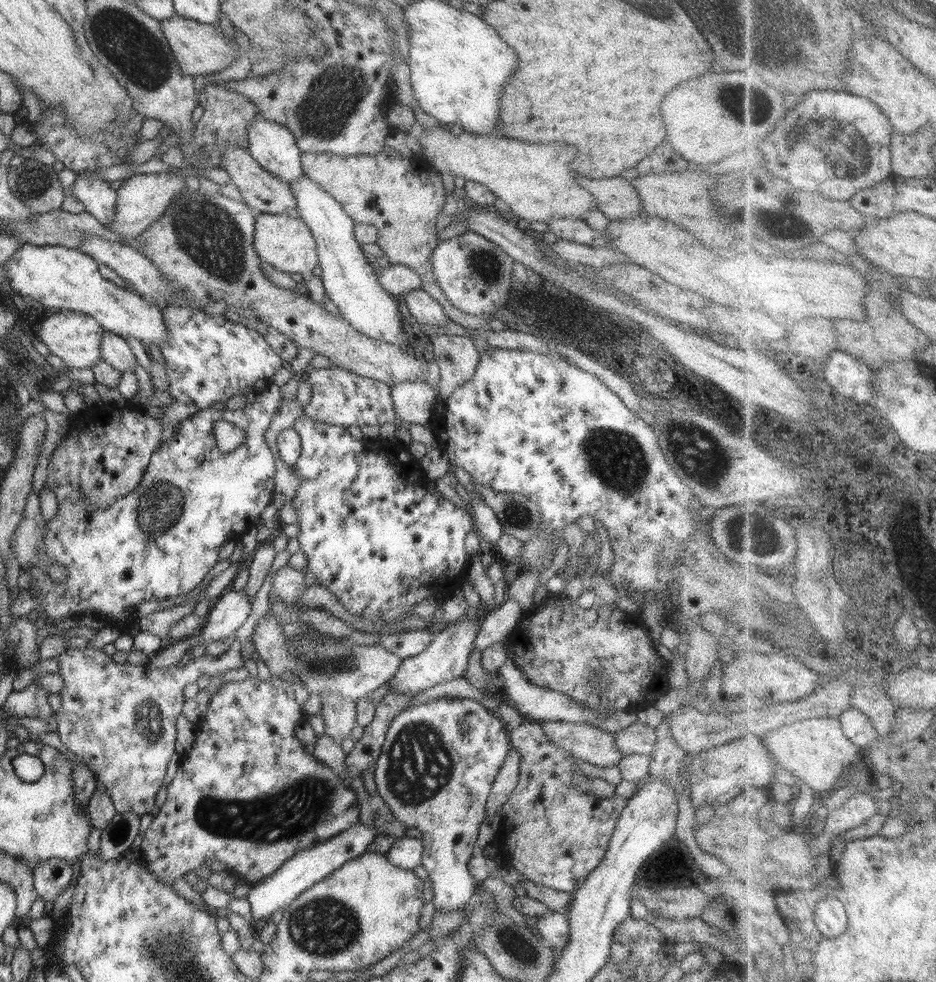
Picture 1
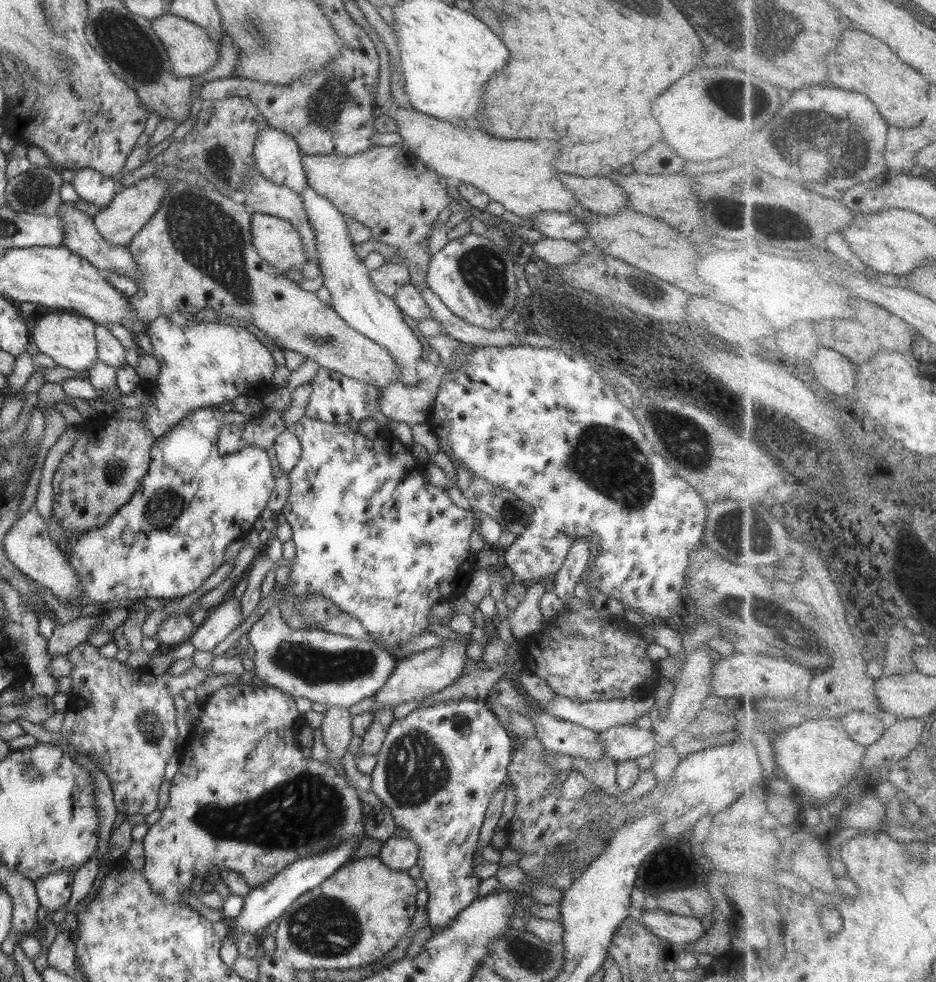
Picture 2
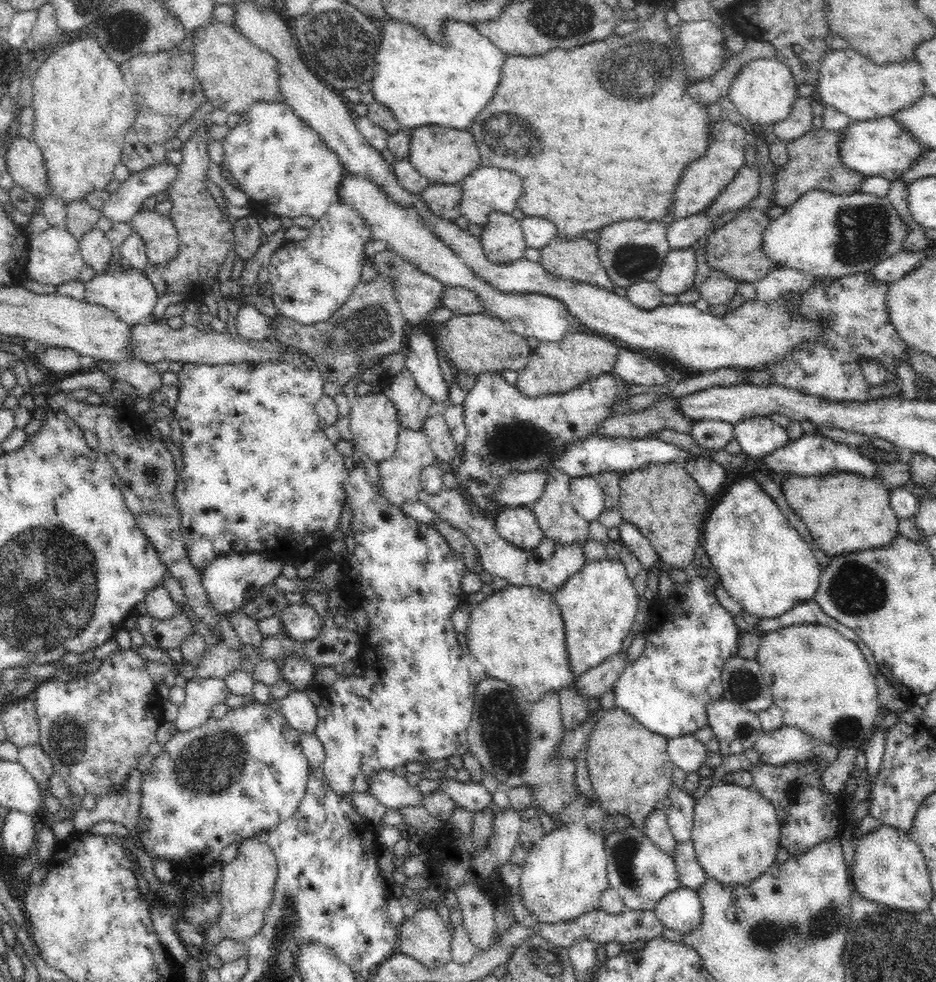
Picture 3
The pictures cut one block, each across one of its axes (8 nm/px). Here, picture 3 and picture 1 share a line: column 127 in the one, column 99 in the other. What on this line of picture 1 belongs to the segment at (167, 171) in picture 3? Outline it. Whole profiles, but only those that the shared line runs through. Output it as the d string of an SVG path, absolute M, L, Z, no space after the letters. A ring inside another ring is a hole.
M80 173L71 187L71 192L86 206L86 211L102 224L114 216L117 190L111 188L110 181Z

